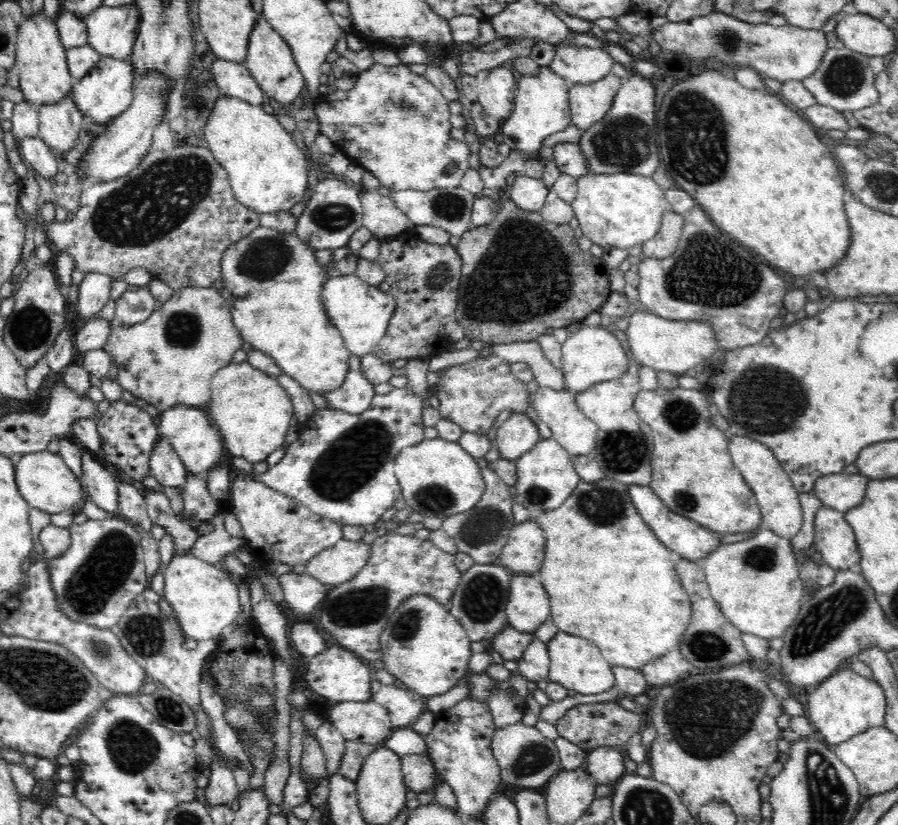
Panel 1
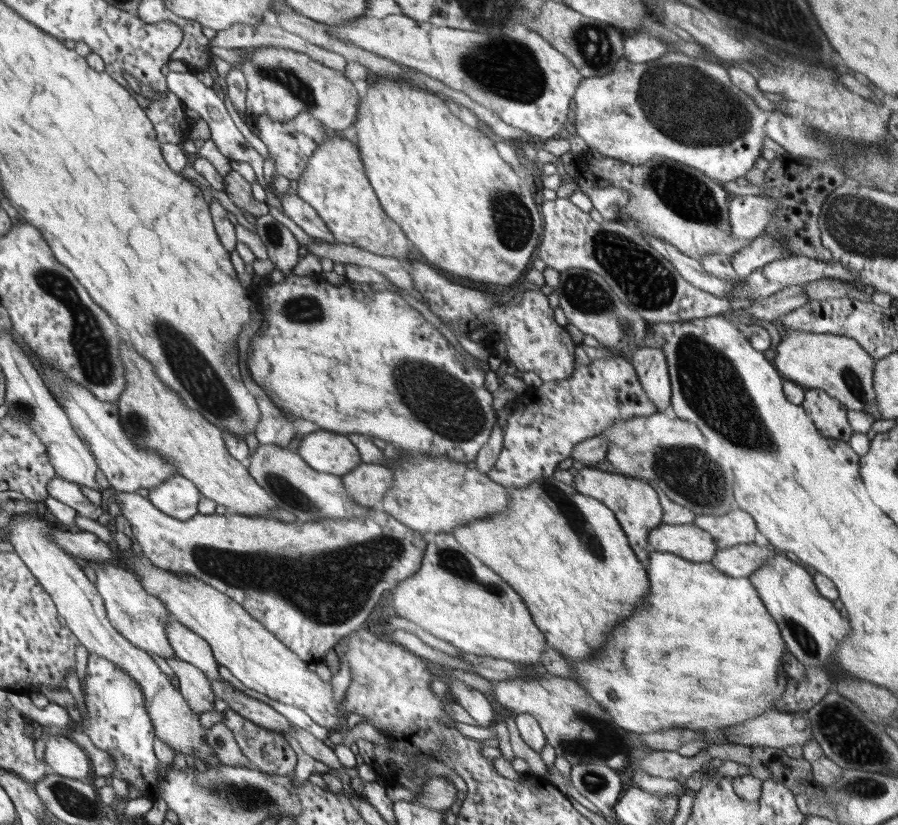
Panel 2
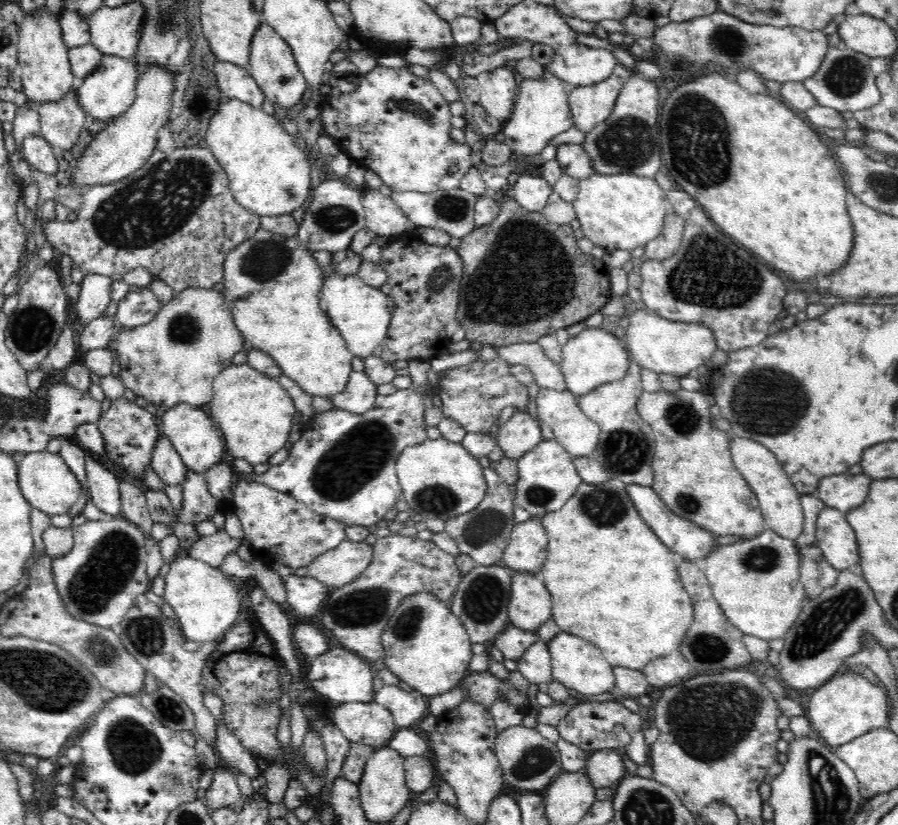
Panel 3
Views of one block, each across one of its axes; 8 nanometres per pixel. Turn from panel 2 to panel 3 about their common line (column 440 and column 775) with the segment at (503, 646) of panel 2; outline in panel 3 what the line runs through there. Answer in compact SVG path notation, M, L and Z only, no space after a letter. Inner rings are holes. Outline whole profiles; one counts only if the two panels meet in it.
M766 528L758 538L718 546L700 564L710 582L712 596L734 628L770 642L784 640L806 600L806 588L800 582L800 562L794 540L784 540Z

